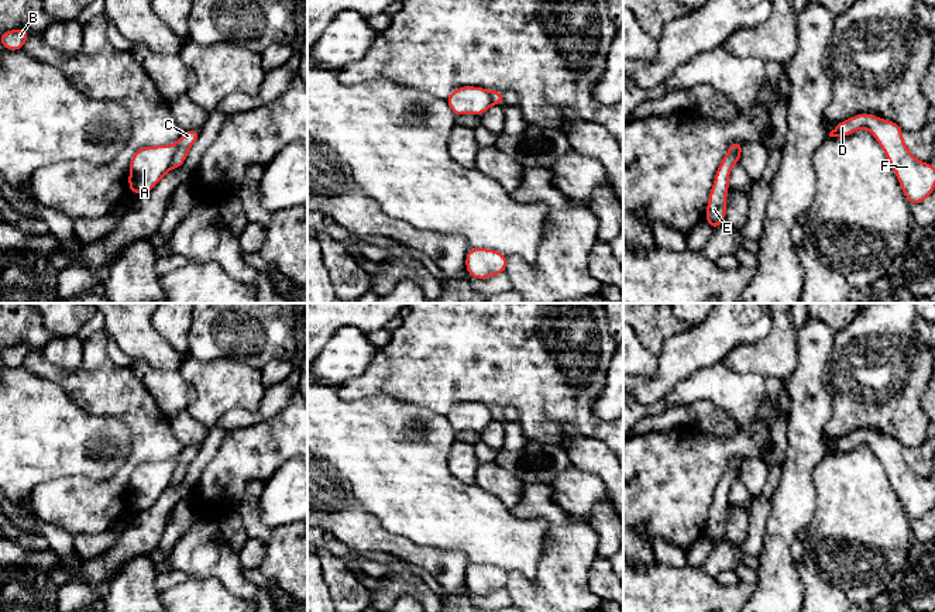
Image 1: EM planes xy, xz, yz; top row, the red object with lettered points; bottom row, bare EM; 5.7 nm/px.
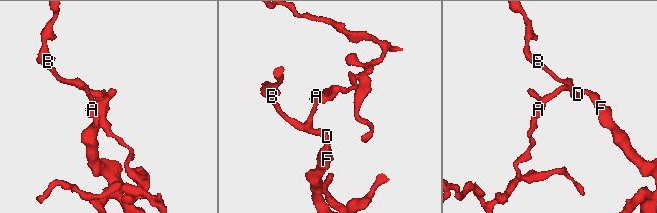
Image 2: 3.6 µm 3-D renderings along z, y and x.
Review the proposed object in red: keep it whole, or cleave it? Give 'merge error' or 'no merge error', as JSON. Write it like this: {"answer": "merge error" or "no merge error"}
{"answer": "merge error"}

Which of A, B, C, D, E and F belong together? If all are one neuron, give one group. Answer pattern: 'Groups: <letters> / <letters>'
Groups: A B C D F / E

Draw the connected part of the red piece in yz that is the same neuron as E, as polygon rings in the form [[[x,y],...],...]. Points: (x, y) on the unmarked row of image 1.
[[[728,467],[716,485],[705,530],[705,537],[712,543],[712,546],[721,543],[725,536],[726,510],[729,506],[729,488],[736,479],[736,470]]]

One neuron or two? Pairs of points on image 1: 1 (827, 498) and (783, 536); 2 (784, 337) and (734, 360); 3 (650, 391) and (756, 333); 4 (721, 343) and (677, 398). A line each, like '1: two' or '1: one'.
1: two
2: one
3: one
4: two

